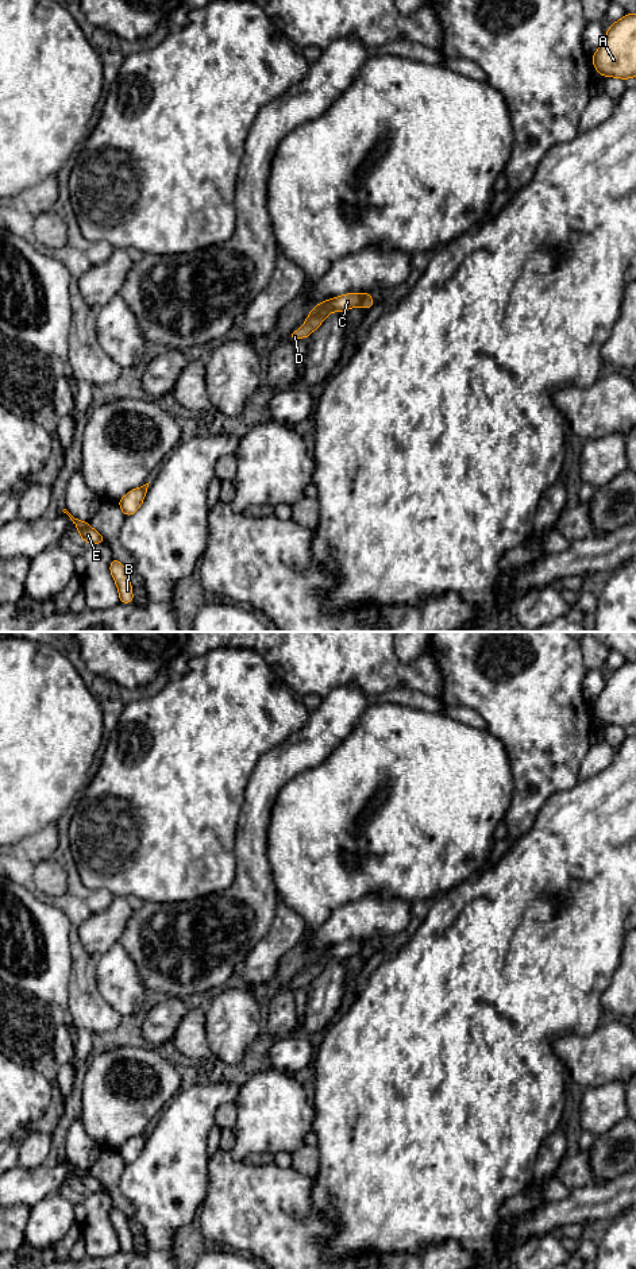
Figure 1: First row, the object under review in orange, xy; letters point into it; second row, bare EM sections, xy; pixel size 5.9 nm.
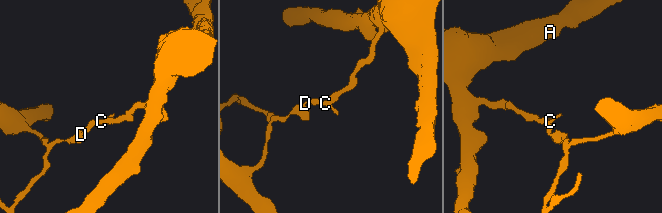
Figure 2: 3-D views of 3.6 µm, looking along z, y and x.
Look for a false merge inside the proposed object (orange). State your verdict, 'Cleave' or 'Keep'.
Cleave

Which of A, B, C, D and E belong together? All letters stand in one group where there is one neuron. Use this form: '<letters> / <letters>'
A / B C D E

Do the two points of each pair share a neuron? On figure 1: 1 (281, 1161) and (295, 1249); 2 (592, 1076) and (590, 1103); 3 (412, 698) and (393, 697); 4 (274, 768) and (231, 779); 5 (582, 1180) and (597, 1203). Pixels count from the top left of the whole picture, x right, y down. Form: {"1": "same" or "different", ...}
{"1": "different", "2": "different", "3": "same", "4": "different", "5": "different"}

